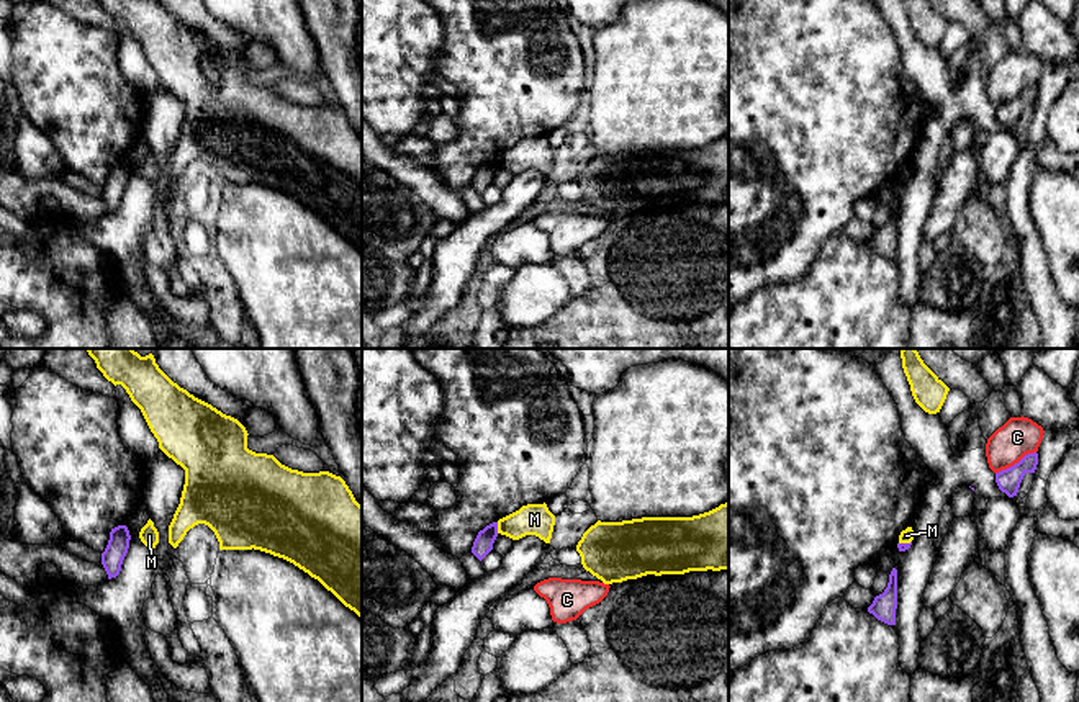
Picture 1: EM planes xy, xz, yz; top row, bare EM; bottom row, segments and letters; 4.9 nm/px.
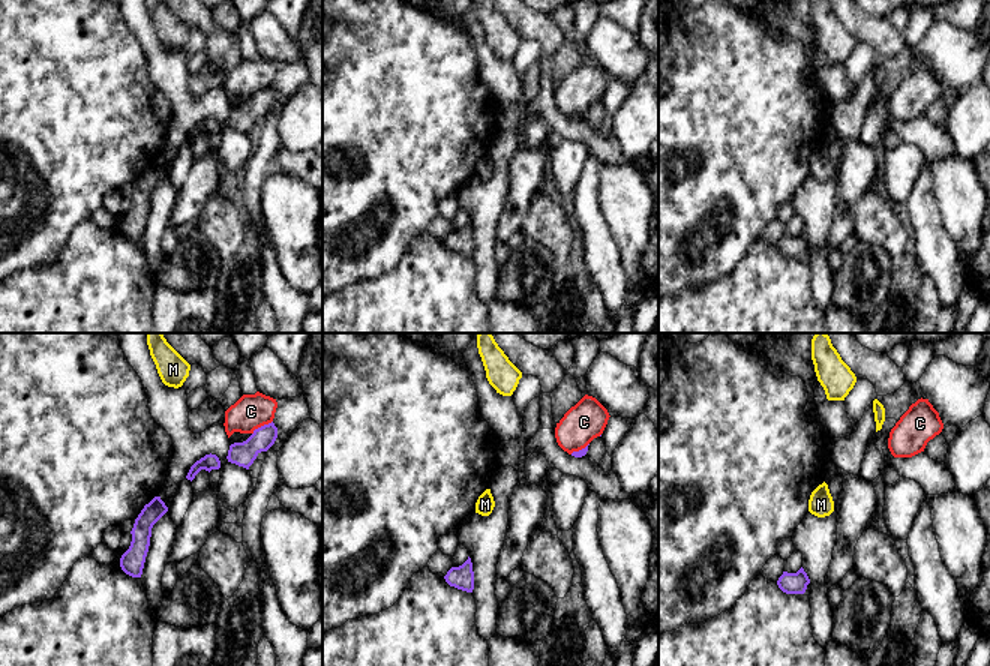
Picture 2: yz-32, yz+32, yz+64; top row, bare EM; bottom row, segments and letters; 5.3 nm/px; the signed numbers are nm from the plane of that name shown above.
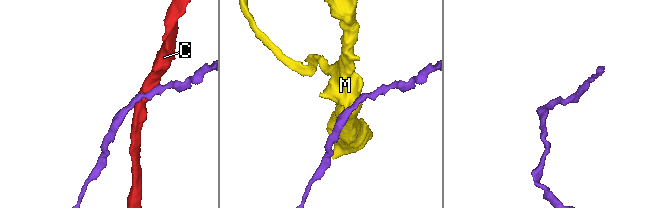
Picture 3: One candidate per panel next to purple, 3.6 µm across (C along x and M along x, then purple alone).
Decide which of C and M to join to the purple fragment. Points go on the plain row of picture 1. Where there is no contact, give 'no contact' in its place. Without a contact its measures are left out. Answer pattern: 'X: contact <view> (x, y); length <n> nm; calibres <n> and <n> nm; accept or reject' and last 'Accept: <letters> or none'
C: contact yz (1015, 97); length 240 nm; calibres 120 and 190 nm; reject
M: contact xz (496, 161); length 60 nm; calibres 100 and 160 nm; reject
Accept: none

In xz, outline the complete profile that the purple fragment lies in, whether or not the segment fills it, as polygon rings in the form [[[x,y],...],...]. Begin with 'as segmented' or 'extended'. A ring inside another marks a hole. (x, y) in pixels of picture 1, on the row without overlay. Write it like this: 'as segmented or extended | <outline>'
as segmented | [[[493,155],[478,165],[472,180],[472,187],[481,195],[493,183],[496,170],[498,170],[498,155]]]

